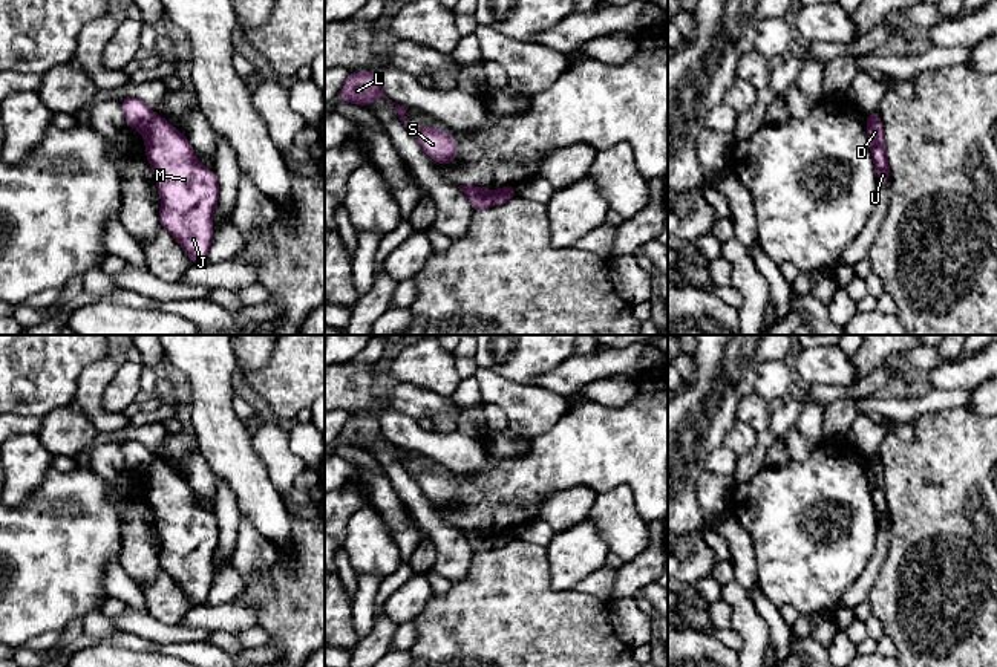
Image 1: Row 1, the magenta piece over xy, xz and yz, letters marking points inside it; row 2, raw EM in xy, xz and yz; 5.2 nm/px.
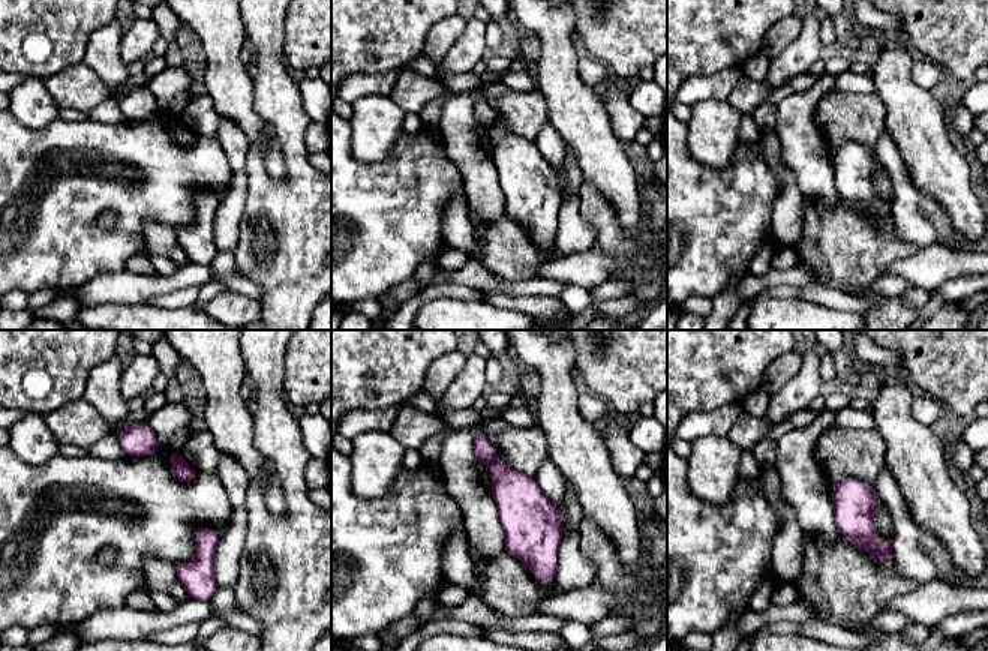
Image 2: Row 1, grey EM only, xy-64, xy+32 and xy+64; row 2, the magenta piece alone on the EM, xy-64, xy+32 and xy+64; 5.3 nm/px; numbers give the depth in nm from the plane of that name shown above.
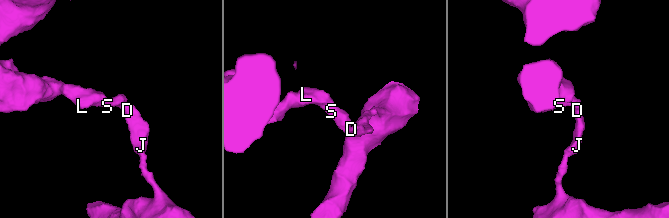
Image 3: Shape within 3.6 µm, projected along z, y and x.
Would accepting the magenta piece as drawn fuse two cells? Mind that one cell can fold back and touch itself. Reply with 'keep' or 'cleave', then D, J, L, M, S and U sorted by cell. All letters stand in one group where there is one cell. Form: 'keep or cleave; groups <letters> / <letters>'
cleave; groups D J M U / L S

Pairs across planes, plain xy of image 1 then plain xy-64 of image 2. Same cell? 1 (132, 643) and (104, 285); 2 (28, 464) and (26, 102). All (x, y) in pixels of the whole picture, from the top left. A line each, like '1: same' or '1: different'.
1: different
2: same

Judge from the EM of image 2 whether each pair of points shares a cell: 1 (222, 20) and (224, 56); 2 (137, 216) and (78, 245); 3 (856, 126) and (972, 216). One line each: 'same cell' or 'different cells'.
1: same cell
2: same cell
3: different cells

